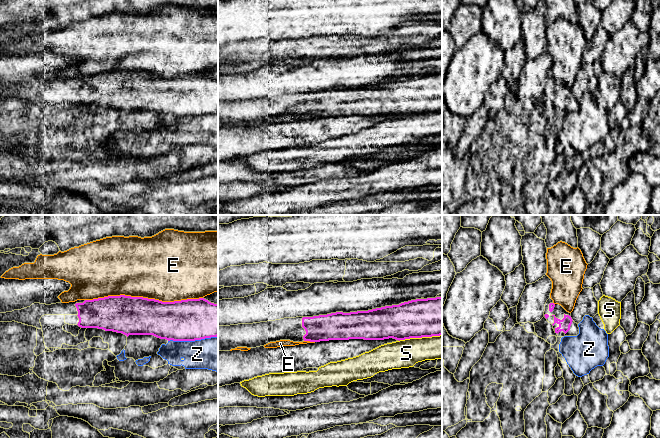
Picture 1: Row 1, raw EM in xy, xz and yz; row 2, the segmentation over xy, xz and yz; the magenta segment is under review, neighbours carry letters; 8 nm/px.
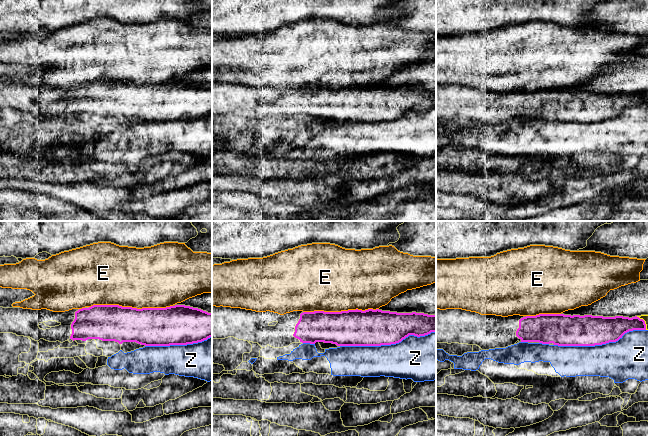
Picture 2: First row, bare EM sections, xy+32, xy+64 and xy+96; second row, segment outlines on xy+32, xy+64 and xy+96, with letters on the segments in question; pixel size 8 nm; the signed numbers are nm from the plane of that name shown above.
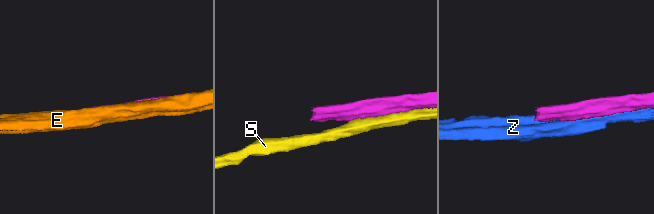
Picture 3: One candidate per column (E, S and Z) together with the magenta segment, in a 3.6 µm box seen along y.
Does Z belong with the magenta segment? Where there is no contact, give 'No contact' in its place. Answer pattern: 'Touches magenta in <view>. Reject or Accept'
Touches magenta in xy. Reject

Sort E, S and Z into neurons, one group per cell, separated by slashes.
E / S / Z

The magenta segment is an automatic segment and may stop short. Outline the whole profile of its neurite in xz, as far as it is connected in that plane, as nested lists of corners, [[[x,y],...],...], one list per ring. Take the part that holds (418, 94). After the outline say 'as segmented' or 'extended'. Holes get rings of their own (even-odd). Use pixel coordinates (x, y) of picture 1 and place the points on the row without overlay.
[[[442,73],[416,75],[368,87],[336,88],[253,100],[218,102],[218,127],[270,118],[405,116],[442,111]]]; extended

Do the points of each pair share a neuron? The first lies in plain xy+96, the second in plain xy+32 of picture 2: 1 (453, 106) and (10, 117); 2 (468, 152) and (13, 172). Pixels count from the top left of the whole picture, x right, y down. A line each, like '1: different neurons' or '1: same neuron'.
1: different neurons
2: same neuron

